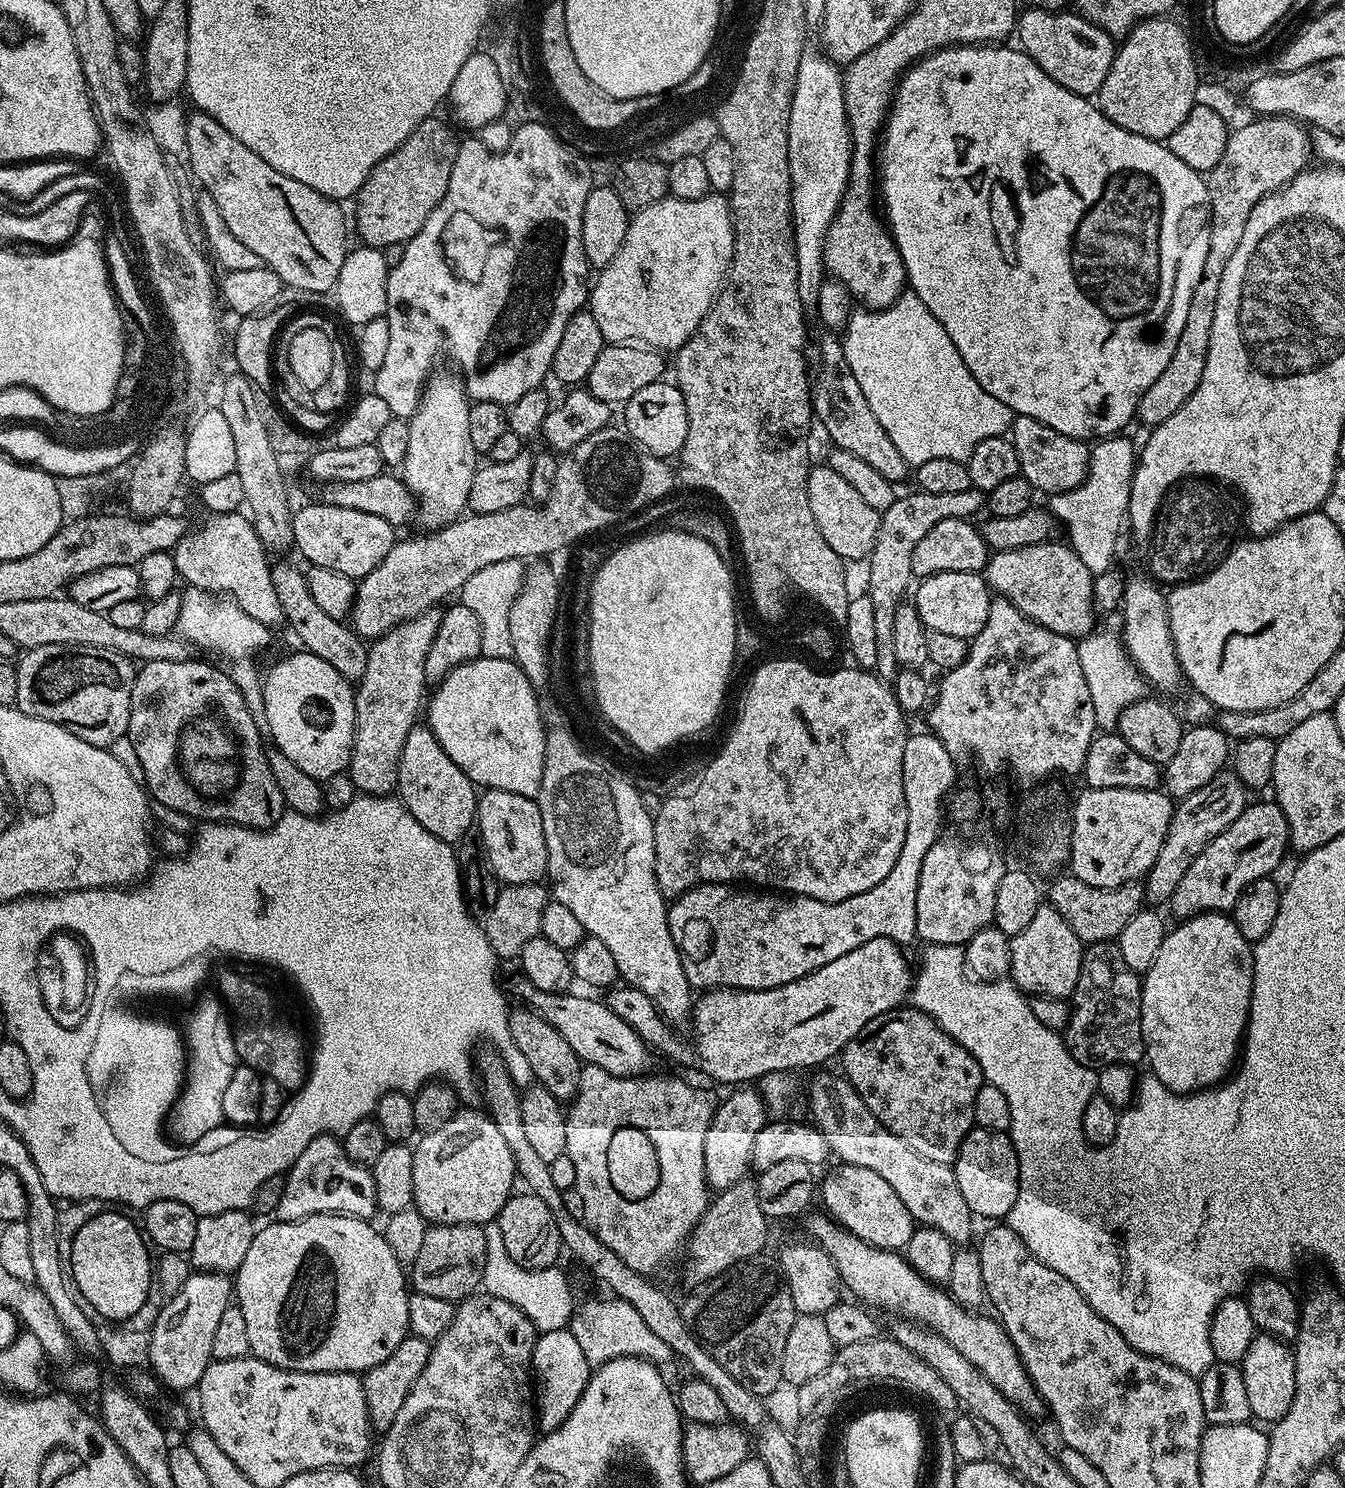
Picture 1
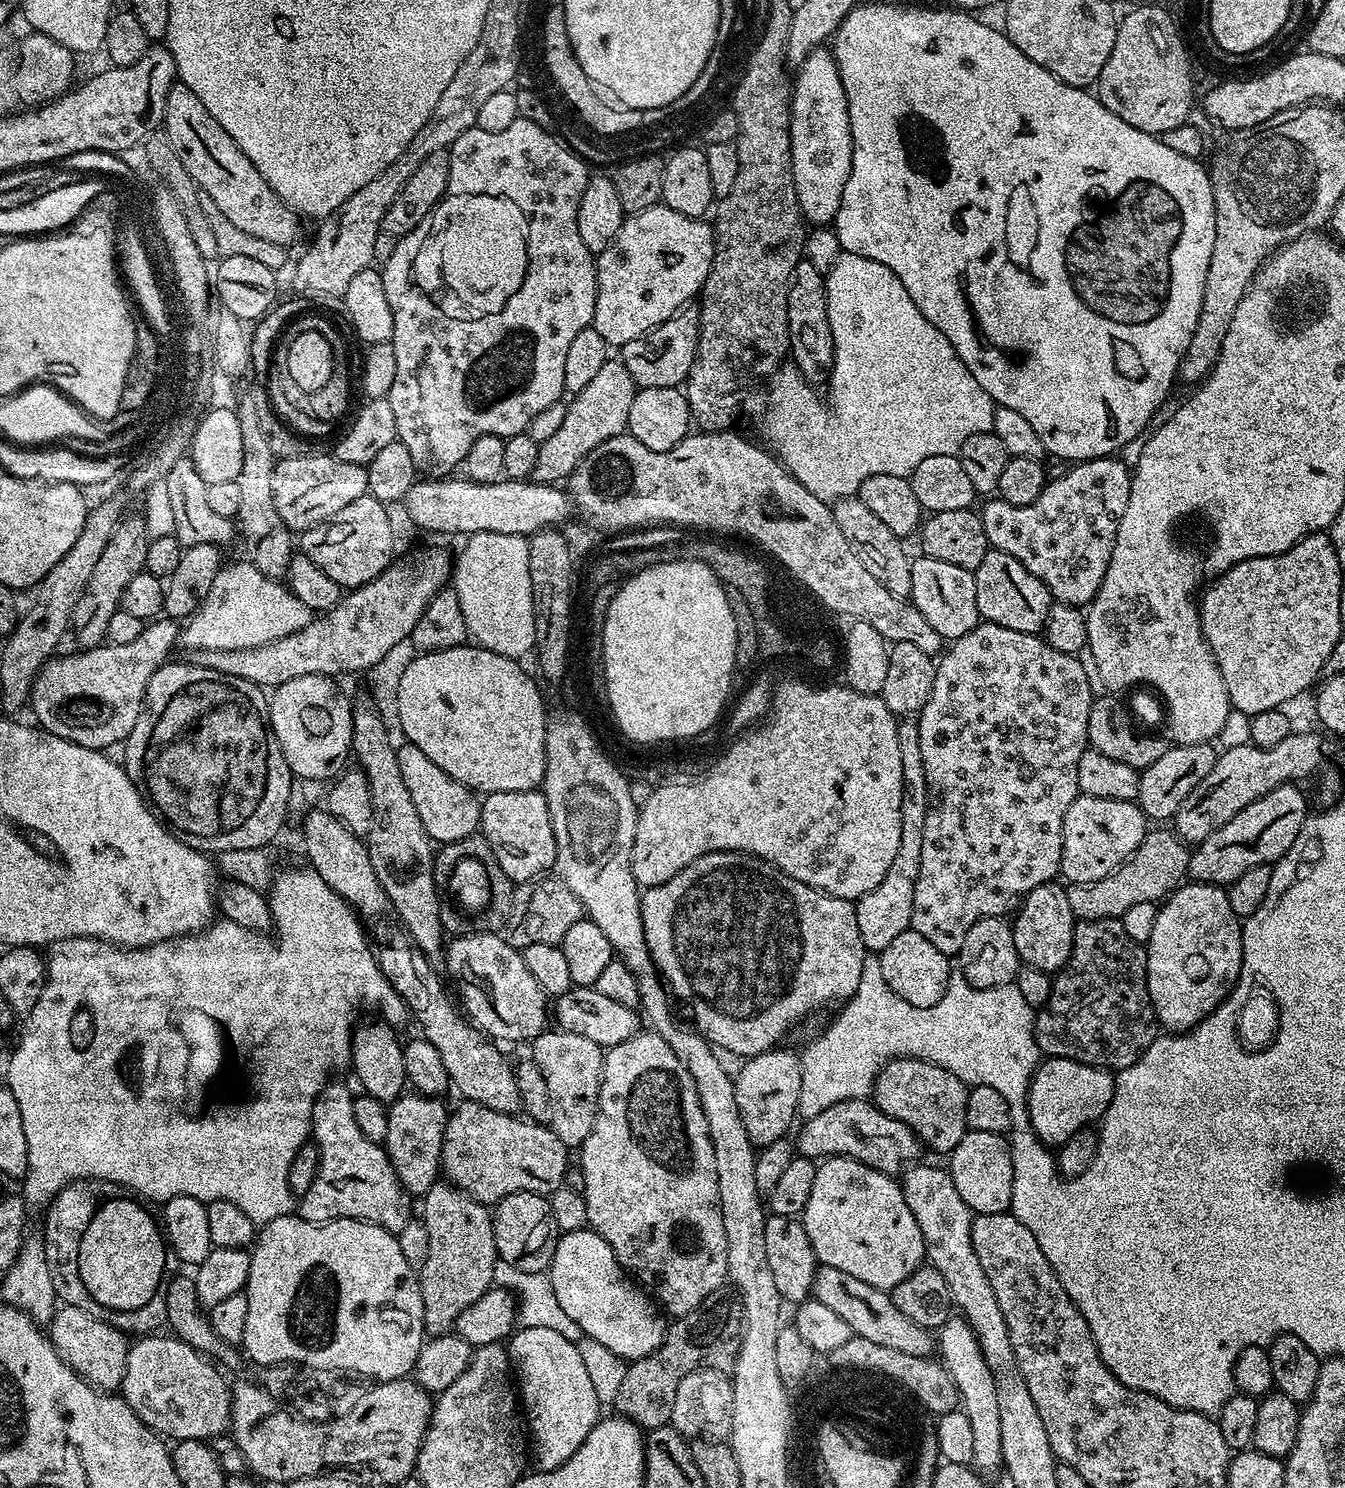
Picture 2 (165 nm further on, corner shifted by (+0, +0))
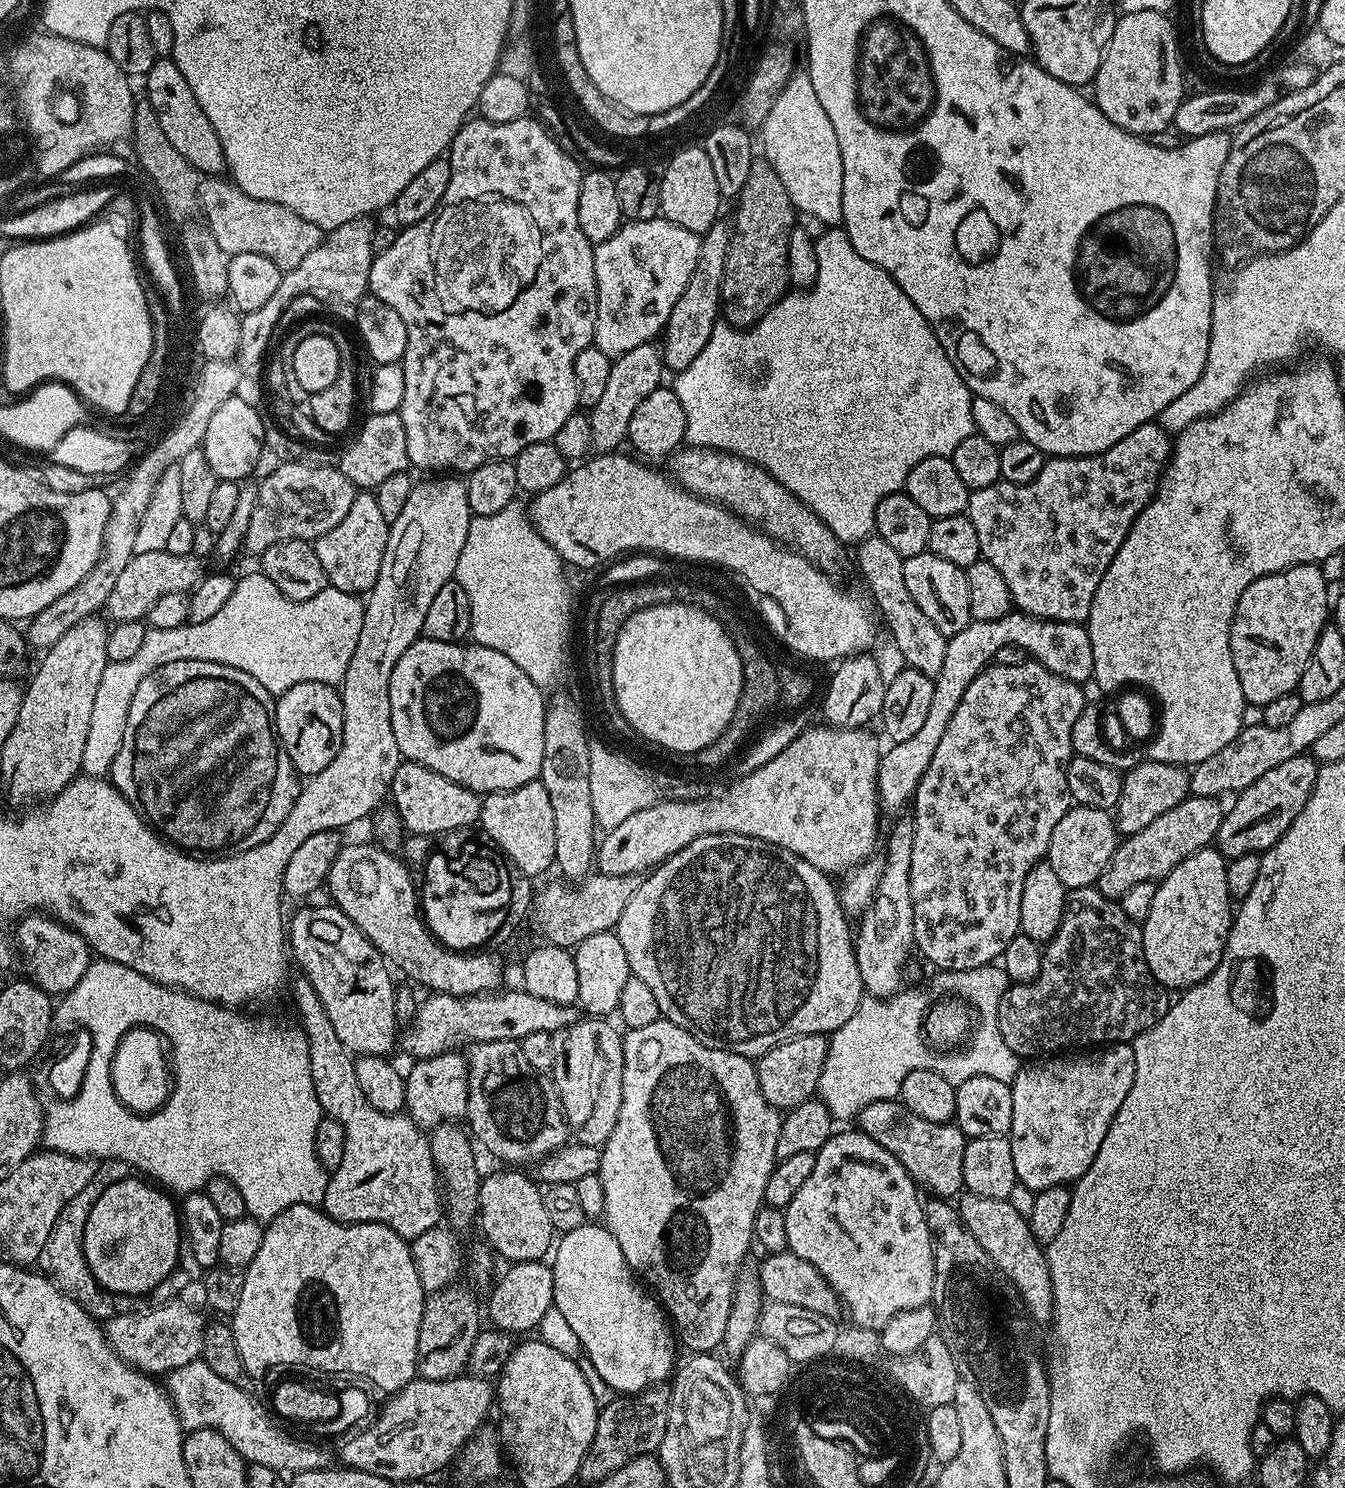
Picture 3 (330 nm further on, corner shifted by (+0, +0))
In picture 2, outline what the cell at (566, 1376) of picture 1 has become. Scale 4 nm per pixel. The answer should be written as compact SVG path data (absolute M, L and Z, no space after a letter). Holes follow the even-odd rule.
M543 1326L517 1327L506 1347L518 1381L518 1400L526 1417L531 1463L536 1463L535 1471L549 1472L562 1466L562 1462L586 1442L586 1434L590 1434L601 1419L602 1402L598 1394L594 1394L577 1341L562 1338L558 1330Z

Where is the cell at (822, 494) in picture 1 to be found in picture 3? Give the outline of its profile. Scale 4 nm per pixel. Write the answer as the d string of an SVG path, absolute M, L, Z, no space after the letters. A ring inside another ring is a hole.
M875 534L861 540L855 552L856 564L860 567L865 582L868 583L867 591L882 617L883 627L884 624L888 627L888 632L892 635L901 658L904 659L903 663L935 678L938 670L942 670L942 661L946 658L948 637L940 633L938 626L934 626L934 622L930 622L930 618L926 618L926 614L918 610L918 602L910 598L910 590L906 590L904 557L898 554L898 550L891 548L882 537Z

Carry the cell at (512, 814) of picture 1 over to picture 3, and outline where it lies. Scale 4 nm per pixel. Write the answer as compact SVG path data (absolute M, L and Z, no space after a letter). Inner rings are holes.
M540 779L532 780L529 784L518 786L509 792L490 792L483 797L480 805L479 823L482 826L483 835L489 836L492 843L504 853L511 863L518 866L533 878L539 878L544 871L555 865L554 854L554 810L550 806L550 794L546 794L546 786L542 786Z

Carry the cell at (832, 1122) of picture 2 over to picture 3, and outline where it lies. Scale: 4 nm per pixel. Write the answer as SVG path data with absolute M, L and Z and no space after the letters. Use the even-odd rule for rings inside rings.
M894 1099L870 1102L860 1109L858 1128L874 1138L878 1146L890 1150L890 1154L902 1162L912 1181L921 1189L929 1188L933 1197L956 1198L961 1195L964 1188L962 1158L966 1154L968 1140L955 1122L926 1122L926 1118L918 1118L918 1114L900 1103L899 1099Z

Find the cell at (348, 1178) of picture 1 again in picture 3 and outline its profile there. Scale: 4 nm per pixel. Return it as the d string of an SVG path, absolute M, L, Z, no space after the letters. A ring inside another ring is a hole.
M306 978L299 979L292 984L292 996L296 999L296 1010L300 1014L299 1027L308 1041L310 1070L320 1111L342 1122L342 1130L346 1132L346 1151L338 1170L328 1177L323 1211L343 1224L381 1224L410 1242L418 1238L418 1234L426 1234L426 1230L437 1227L442 1220L442 1185L430 1154L428 1136L425 1129L416 1125L407 1114L382 1114L382 1110L374 1110L374 1106L366 1102L366 1094L362 1094L358 1087L358 1074L354 1074L356 1062L352 1053L344 1049L342 1042L338 1042L338 1034L326 1014L326 1006L322 1006L314 986Z

